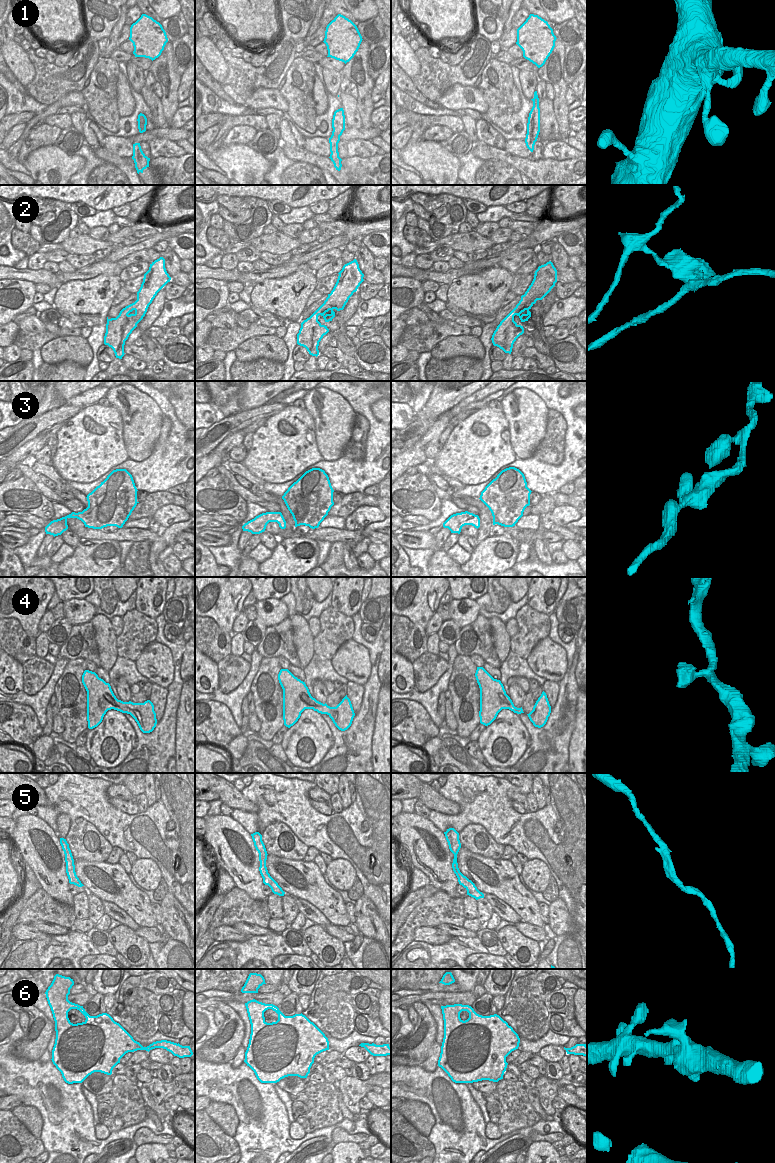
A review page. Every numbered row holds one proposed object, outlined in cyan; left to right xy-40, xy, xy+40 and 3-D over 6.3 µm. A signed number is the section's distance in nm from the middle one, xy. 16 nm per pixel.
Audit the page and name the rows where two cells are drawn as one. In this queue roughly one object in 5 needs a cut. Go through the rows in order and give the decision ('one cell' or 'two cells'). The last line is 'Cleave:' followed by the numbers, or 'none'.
1: one cell
2: one cell
3: one cell
4: one cell
5: one cell
6: one cell
Cleave: none

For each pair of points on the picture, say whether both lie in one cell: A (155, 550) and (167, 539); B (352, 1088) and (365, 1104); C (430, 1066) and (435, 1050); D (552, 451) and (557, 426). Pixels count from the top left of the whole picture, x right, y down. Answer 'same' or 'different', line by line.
A: same
B: different
C: same
D: same

